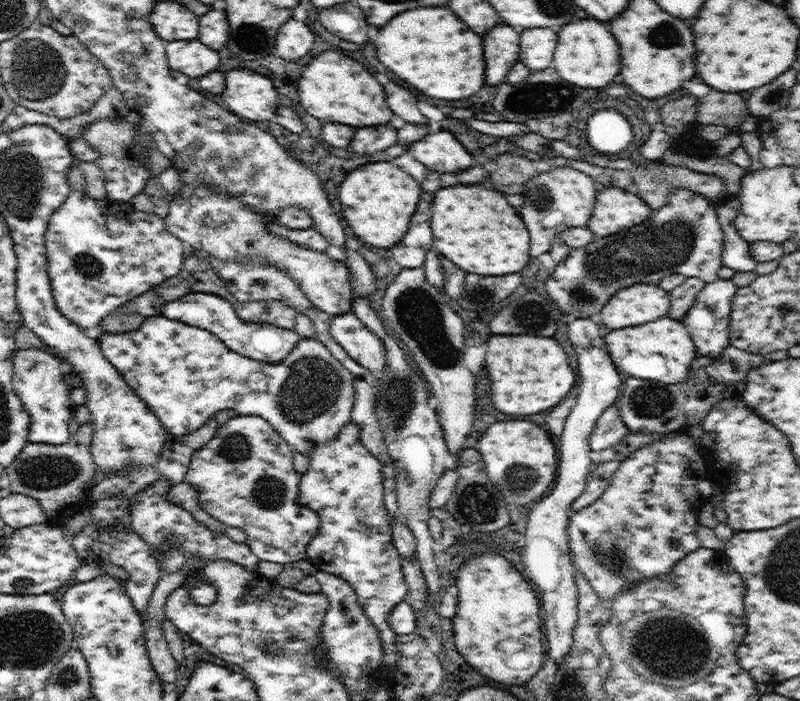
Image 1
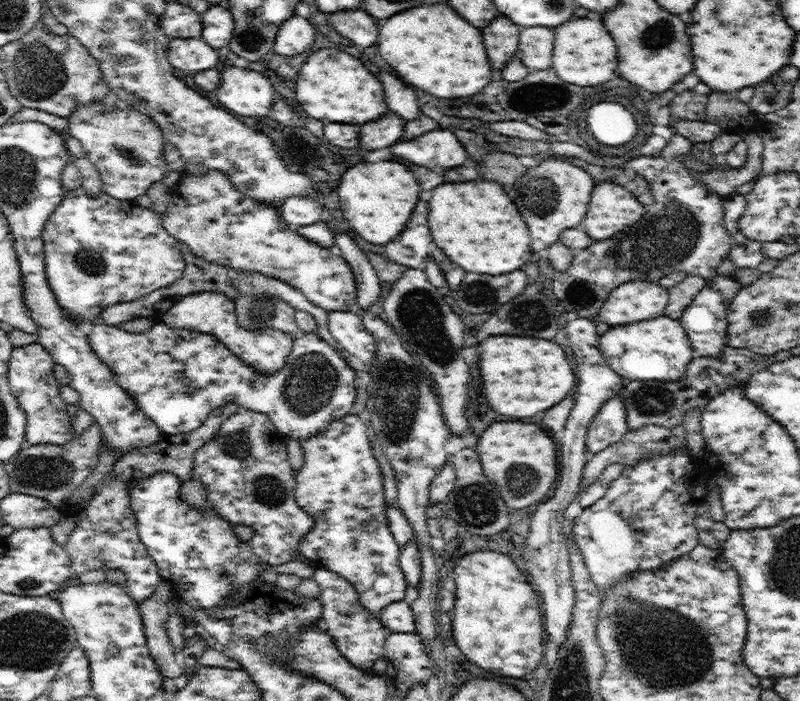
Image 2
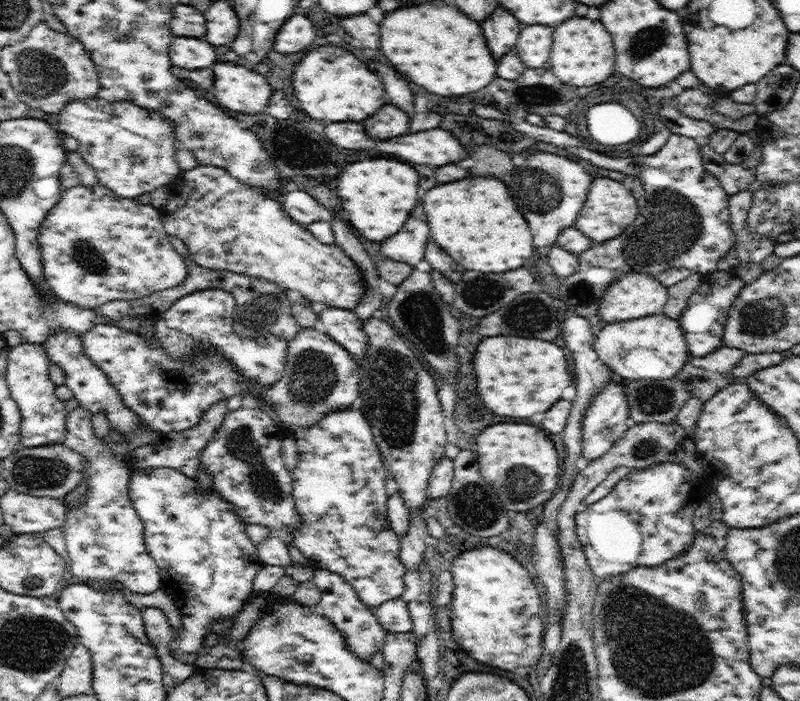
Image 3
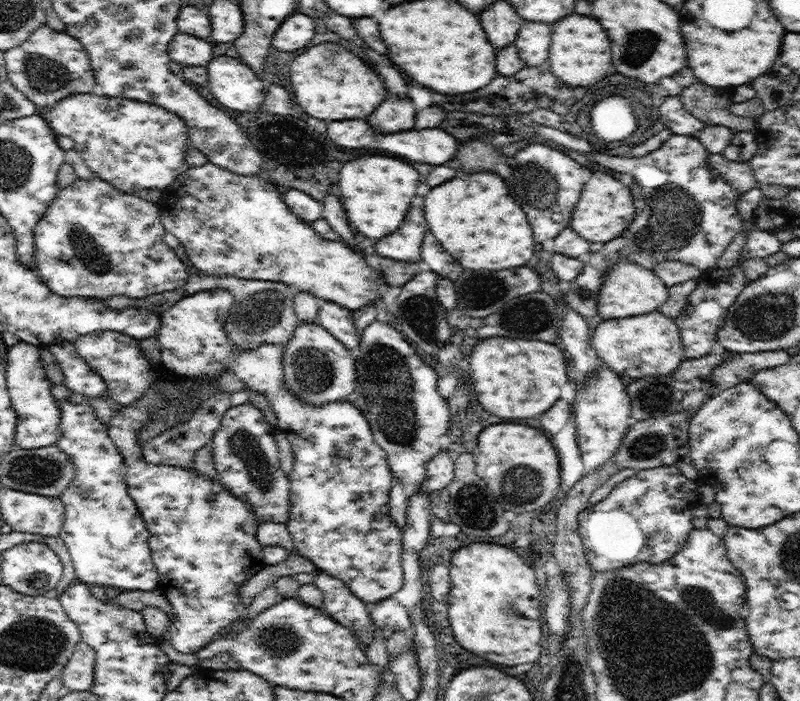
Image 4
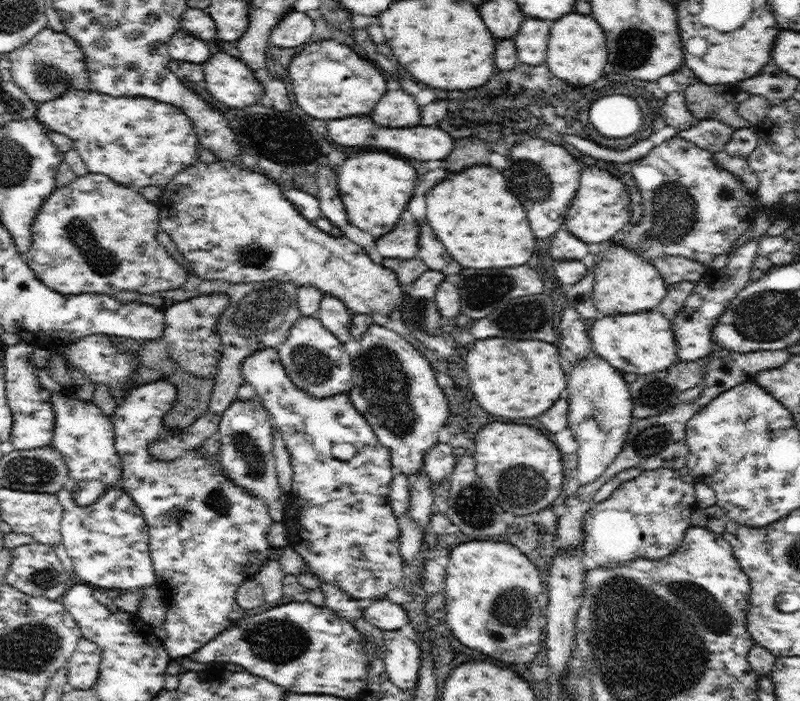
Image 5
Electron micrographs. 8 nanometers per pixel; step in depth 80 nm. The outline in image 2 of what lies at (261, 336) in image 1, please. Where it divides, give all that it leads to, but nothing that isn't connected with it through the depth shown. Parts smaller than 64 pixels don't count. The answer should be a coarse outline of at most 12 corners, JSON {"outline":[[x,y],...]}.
{"outline":[[219,292],[179,298],[161,320],[213,334],[259,376],[276,374],[297,335],[246,330]]}

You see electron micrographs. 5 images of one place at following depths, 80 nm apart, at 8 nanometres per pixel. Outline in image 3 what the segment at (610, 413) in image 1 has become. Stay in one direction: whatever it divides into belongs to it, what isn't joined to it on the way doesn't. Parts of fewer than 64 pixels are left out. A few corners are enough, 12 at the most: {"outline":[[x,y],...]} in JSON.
{"outline":[[619,379],[596,393],[584,413],[581,449],[589,463],[629,429]]}

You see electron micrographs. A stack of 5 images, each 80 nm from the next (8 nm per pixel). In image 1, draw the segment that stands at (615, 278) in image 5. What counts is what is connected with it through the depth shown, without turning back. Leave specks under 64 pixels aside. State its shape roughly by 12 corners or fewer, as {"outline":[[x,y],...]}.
{"outline":[[658,284],[618,290],[602,307],[610,328],[669,316],[671,293]]}

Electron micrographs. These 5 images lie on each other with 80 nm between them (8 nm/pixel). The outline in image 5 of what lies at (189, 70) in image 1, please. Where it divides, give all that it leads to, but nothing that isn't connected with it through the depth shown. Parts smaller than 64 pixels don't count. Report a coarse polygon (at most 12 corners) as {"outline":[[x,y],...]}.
{"outline":[[184,29],[172,34],[172,59],[204,64],[211,55],[206,41]]}

